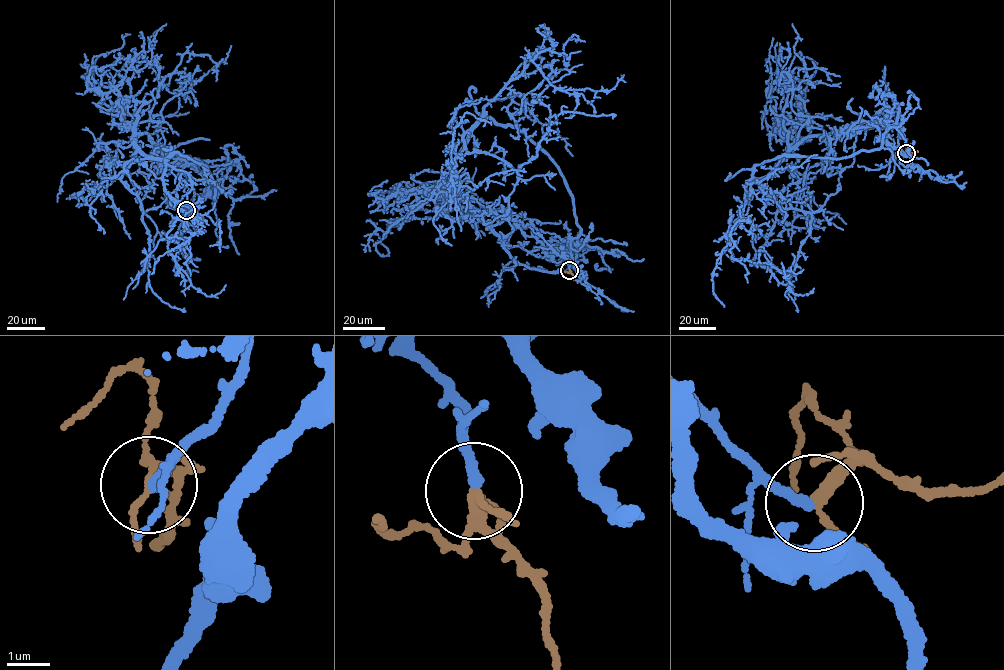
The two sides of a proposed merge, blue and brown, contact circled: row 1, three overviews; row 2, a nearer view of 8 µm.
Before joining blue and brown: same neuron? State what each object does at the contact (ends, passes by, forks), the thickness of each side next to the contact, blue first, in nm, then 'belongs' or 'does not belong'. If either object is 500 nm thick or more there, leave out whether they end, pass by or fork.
blue ends there; brown forks there; 240 nm thick on the blue side, 190 nm on the other; belongs

